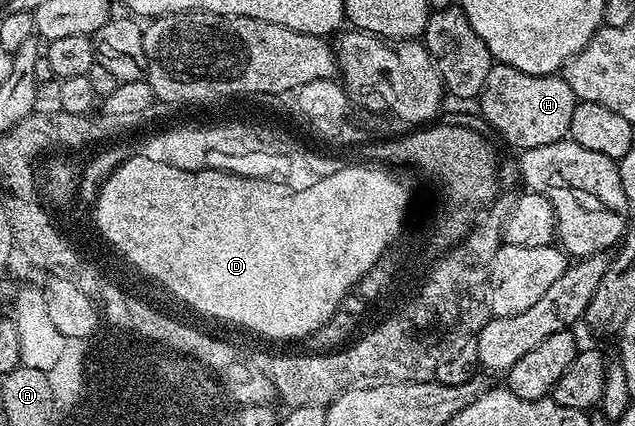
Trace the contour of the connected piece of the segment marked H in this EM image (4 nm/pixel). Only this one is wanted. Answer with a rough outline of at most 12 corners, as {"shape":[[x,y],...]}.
{"shape":[[493,65],[478,97],[516,152],[565,141],[567,77]]}

